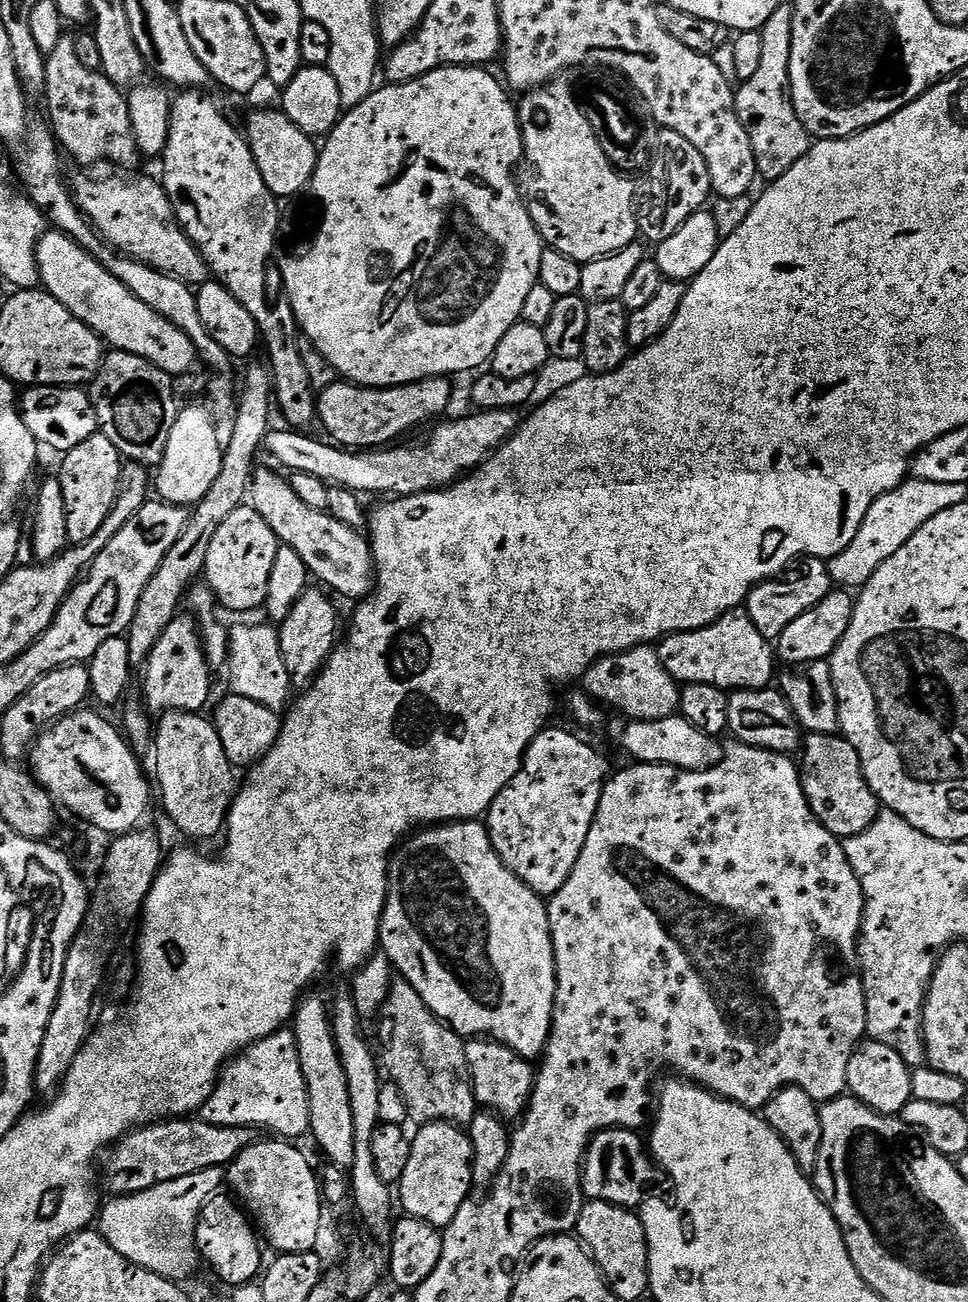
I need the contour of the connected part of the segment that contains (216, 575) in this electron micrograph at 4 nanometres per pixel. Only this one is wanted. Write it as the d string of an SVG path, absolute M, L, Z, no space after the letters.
M241 506L218 526L218 534L210 542L210 550L206 553L206 566L204 567L203 579L207 587L211 588L212 595L216 597L217 605L221 609L229 608L232 612L252 612L263 609L266 590L270 586L270 570L274 570L274 558L278 554L281 543L276 539L274 530L251 506Z

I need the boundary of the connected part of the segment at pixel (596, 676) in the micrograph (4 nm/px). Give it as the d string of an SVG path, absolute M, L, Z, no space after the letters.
M652 646L631 648L629 652L597 660L583 676L582 688L593 701L609 704L633 720L661 720L675 716L680 706L680 688L662 666L656 648Z

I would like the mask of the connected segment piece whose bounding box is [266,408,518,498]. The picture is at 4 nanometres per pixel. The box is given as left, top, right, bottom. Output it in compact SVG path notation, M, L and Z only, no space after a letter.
M489 408L487 410L473 411L473 416L464 416L461 420L452 420L441 428L432 432L425 448L396 448L400 446L385 446L379 450L352 451L341 448L335 443L323 444L312 436L304 436L300 430L283 430L284 432L269 431L266 441L266 450L281 464L281 469L288 468L289 473L301 472L302 474L314 474L314 478L322 478L324 483L331 486L337 484L348 488L351 492L365 494L364 492L392 492L393 497L415 497L420 492L431 493L455 484L461 476L477 469L501 444L509 440L516 433L518 427L517 413L511 408Z

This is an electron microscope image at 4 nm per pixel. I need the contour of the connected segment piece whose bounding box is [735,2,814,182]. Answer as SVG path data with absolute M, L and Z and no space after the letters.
M782 2L770 18L766 18L762 34L762 58L758 70L735 89L736 113L750 134L750 146L754 146L754 162L759 179L771 182L782 178L798 158L805 156L812 147L813 137L802 126L792 101L790 86L790 50L794 34L794 10L791 3Z

